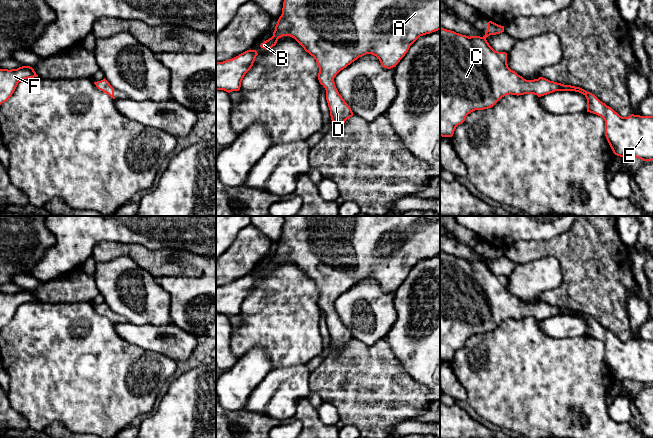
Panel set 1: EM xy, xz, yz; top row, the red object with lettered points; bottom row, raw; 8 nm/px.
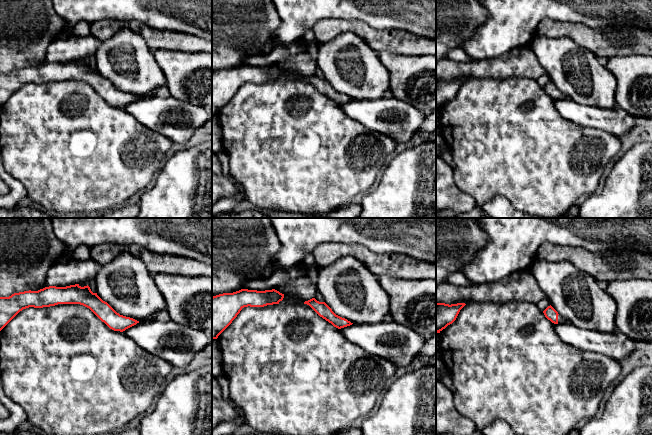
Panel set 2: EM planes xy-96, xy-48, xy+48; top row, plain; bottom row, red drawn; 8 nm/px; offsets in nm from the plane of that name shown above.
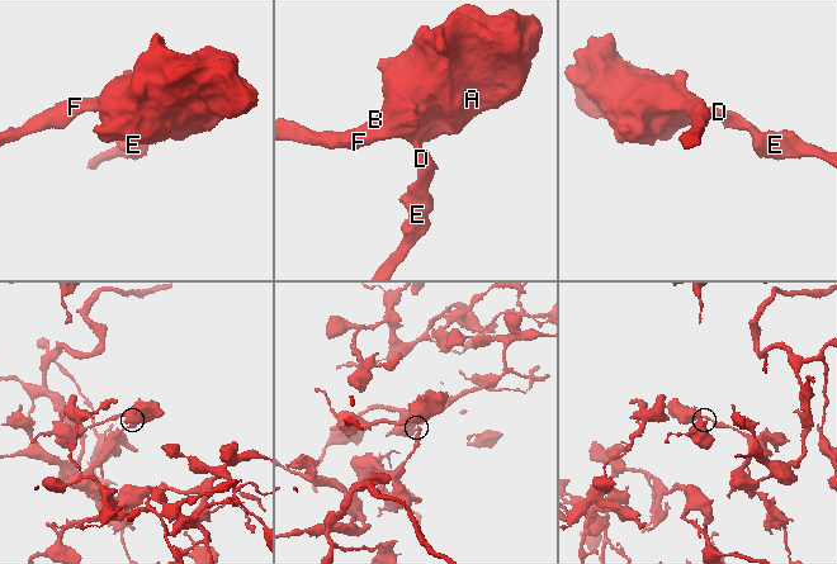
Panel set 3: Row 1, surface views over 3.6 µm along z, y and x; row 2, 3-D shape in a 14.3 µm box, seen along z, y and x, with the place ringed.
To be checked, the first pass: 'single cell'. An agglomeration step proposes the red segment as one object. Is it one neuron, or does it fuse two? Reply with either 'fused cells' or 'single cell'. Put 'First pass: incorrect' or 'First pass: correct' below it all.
single cell
First pass: correct

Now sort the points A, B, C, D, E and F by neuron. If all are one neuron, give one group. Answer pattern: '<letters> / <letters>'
A B C D E F

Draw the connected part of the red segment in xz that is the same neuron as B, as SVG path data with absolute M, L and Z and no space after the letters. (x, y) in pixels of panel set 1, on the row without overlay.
M283 216L282 238L273 260L261 267L267 274L276 269L279 262L294 262L306 276L316 284L318 304L326 314L326 324L331 344L337 351L342 350L354 338L339 318L334 302L336 299L366 278L376 280L384 292L396 291L408 276L410 270L420 261L440 254L440 216Z

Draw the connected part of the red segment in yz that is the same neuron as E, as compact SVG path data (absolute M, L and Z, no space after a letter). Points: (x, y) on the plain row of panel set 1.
M492 245L483 261L466 260L440 251L440 360L452 361L456 351L475 334L493 331L506 319L534 318L538 321L555 315L575 315L587 323L587 336L601 340L605 345L605 360L617 380L633 380L643 385L653 384L653 340L631 338L622 341L594 318L571 309L564 309L539 301L526 304L511 294L507 288L507 277L495 275L486 262L504 256L504 250Z

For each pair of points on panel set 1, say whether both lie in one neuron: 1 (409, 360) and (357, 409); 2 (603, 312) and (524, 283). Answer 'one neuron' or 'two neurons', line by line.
1: two neurons
2: two neurons

